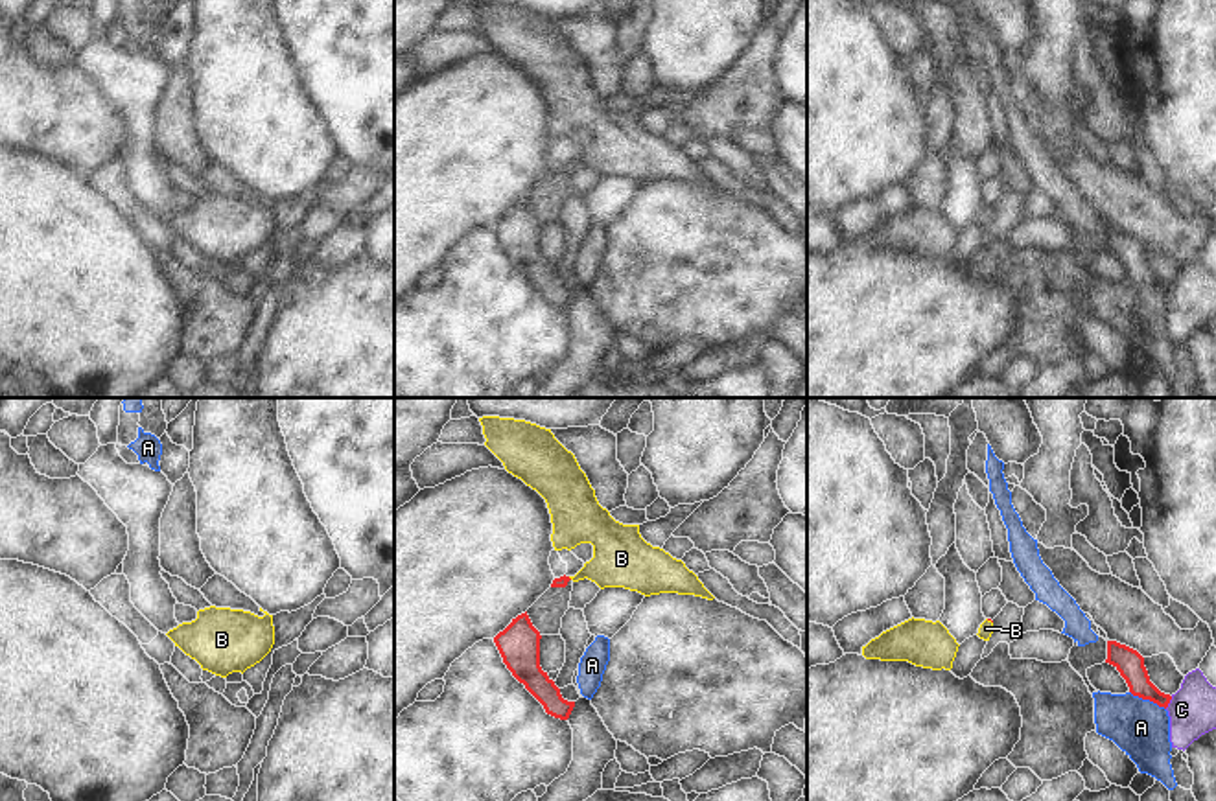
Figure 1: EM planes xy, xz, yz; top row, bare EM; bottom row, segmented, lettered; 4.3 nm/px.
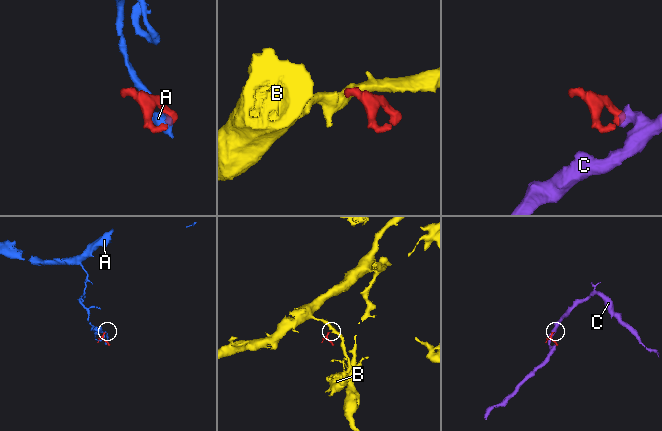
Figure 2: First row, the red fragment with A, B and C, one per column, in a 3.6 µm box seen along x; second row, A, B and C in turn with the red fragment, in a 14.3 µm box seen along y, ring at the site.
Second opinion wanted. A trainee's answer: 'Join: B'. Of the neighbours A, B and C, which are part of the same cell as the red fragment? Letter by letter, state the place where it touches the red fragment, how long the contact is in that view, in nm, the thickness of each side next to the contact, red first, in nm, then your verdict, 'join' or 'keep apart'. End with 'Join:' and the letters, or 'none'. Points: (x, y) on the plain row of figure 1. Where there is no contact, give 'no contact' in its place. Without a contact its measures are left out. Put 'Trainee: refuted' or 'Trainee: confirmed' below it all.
A: yz (1148, 286) | 180 nm | 120/240 nm | keep apart
B: yz (990, 207) | 40 nm | 20/60 nm | join
C: yz (1169, 290) | 70 nm | 120/200 nm | keep apart
Join: B
Trainee: confirmed

